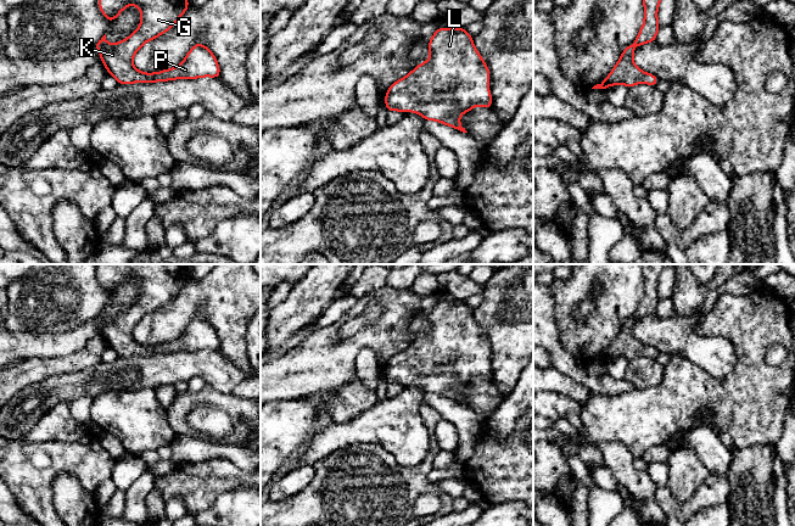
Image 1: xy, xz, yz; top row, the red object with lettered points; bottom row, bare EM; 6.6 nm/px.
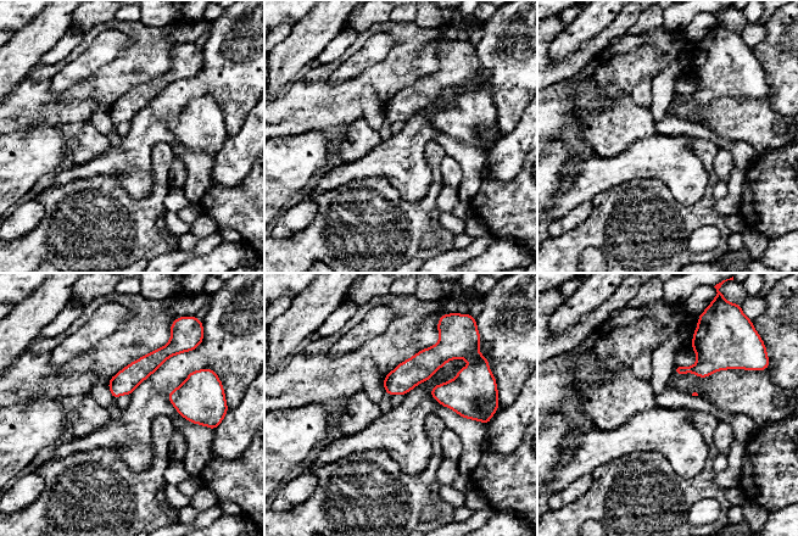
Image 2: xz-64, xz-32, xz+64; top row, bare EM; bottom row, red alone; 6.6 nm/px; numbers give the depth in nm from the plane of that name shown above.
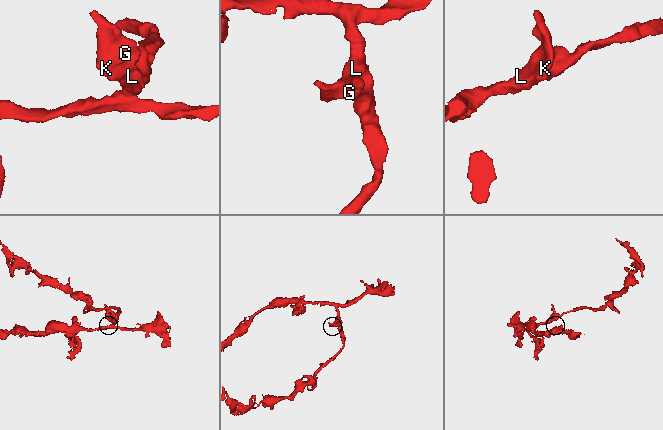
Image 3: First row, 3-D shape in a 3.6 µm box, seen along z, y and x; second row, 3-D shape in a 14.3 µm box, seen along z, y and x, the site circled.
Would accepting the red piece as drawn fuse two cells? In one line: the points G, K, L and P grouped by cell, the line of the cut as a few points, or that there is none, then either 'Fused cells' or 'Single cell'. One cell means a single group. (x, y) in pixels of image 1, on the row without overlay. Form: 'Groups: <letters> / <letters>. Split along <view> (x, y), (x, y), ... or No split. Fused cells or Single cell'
Groups: G K L P. No split. Single cell

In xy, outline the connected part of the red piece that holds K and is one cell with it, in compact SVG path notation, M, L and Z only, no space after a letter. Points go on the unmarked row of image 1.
M99 264L99 279L110 297L128 279L140 282L139 301L125 313L116 317L106 314L106 307L94 318L99 323L101 335L118 357L155 356L174 352L195 352L201 349L219 351L220 341L213 325L197 315L184 334L174 341L156 346L142 346L133 338L136 324L167 303L187 282L186 264Z

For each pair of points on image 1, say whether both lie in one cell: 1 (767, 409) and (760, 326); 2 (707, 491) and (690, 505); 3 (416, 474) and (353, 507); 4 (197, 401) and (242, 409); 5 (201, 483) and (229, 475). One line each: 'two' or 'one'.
1: one
2: one
3: one
4: one
5: one

